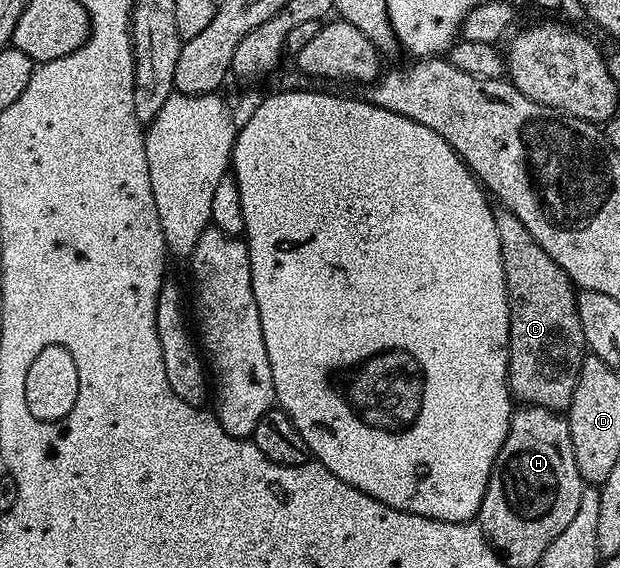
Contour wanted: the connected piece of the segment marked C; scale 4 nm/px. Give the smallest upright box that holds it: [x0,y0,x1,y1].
[495,209,587,413]

